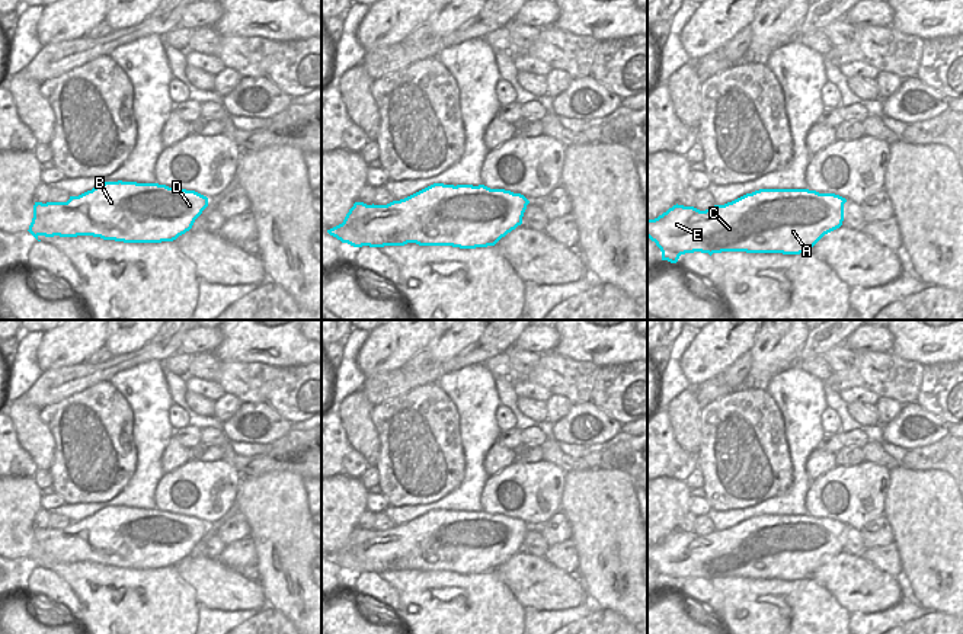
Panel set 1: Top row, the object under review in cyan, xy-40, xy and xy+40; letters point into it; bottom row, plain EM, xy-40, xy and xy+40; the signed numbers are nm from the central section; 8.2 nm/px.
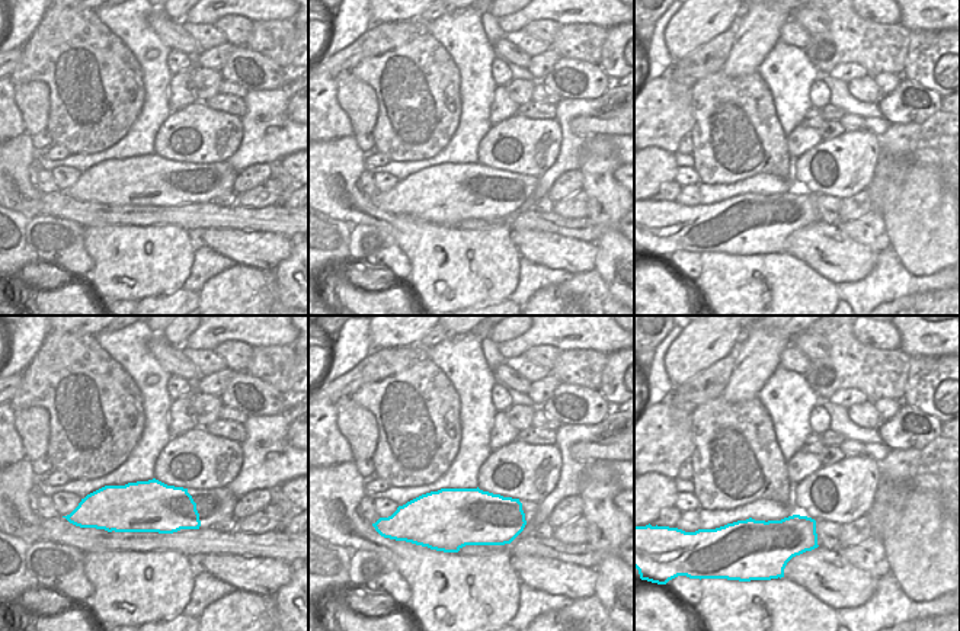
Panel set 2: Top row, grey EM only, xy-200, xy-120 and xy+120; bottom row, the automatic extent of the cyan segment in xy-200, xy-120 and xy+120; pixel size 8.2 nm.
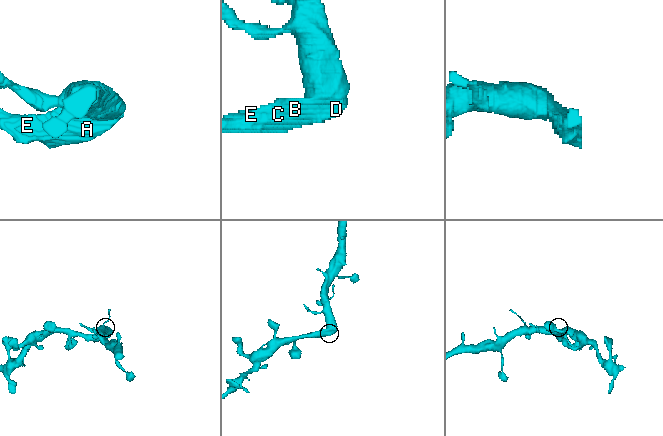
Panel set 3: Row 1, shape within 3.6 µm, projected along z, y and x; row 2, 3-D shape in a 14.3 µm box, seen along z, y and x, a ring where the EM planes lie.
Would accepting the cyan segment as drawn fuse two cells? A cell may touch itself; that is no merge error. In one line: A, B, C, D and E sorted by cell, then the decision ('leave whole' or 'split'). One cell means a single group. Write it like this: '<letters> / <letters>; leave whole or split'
A D / B C E; split

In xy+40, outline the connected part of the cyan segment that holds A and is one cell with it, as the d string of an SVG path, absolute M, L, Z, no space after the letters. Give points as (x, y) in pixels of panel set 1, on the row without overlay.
M835 519L777 522L772 532L783 545L783 576L787 580L809 577L825 560L839 554L844 547L845 523Z

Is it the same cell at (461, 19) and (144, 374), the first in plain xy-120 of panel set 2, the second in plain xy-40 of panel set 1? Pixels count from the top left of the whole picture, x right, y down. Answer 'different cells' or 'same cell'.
different cells

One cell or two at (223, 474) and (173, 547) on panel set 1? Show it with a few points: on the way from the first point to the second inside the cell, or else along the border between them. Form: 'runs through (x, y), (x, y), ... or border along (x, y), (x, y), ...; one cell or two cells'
runs through (205, 493), (191, 509), (191, 532); one cell

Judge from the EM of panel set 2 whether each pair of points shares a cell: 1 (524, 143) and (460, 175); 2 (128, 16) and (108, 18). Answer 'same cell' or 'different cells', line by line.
1: same cell
2: same cell

